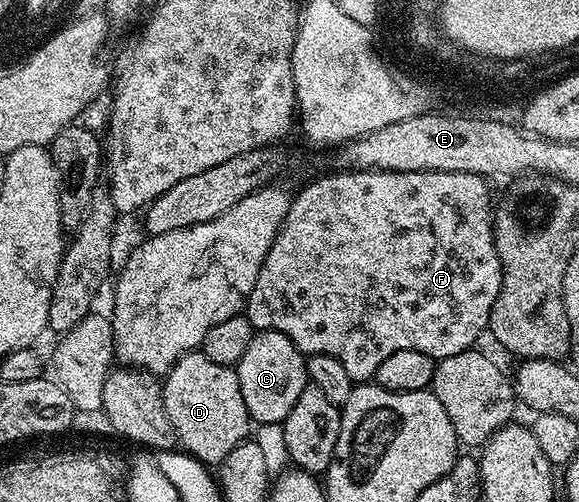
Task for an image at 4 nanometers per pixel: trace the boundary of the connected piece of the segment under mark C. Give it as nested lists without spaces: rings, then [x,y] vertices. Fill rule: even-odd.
[[[273,330],[253,333],[250,348],[242,352],[242,360],[234,369],[242,388],[242,400],[246,400],[248,417],[253,423],[283,423],[298,396],[302,396],[302,388],[310,385],[305,355],[286,336],[282,336],[282,332]]]

